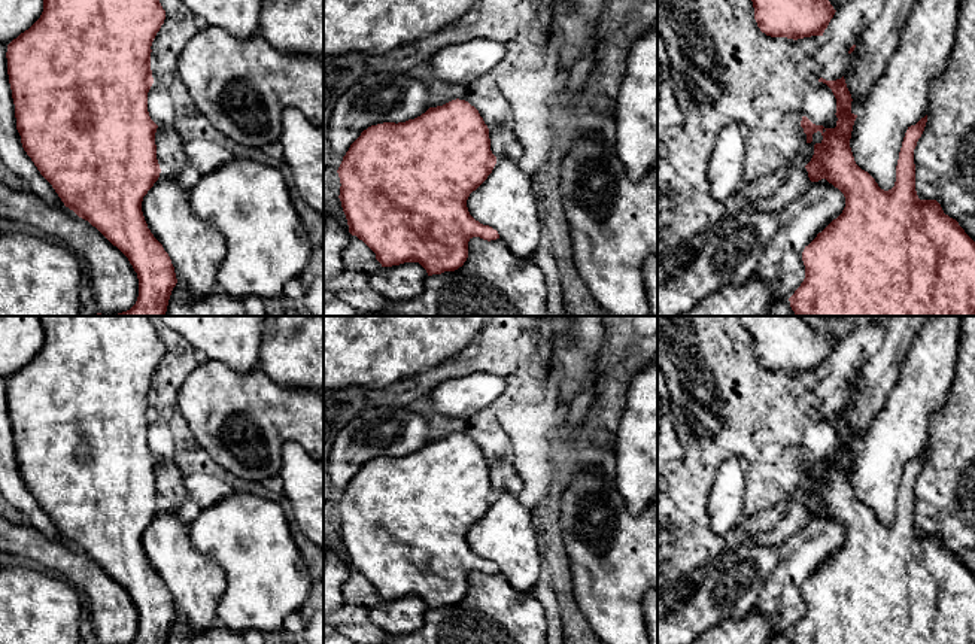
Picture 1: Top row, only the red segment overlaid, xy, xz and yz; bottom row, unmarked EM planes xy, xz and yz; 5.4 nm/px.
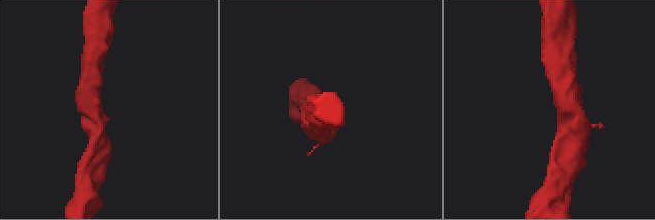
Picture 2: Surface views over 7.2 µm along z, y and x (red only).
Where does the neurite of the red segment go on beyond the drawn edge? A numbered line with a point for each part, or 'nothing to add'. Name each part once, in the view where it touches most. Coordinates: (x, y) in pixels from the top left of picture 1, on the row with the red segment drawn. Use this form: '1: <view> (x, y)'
nothing to add

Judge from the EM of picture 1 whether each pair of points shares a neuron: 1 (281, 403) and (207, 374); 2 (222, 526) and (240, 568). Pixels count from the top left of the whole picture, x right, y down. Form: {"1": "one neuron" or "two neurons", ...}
{"1": "one neuron", "2": "one neuron"}

